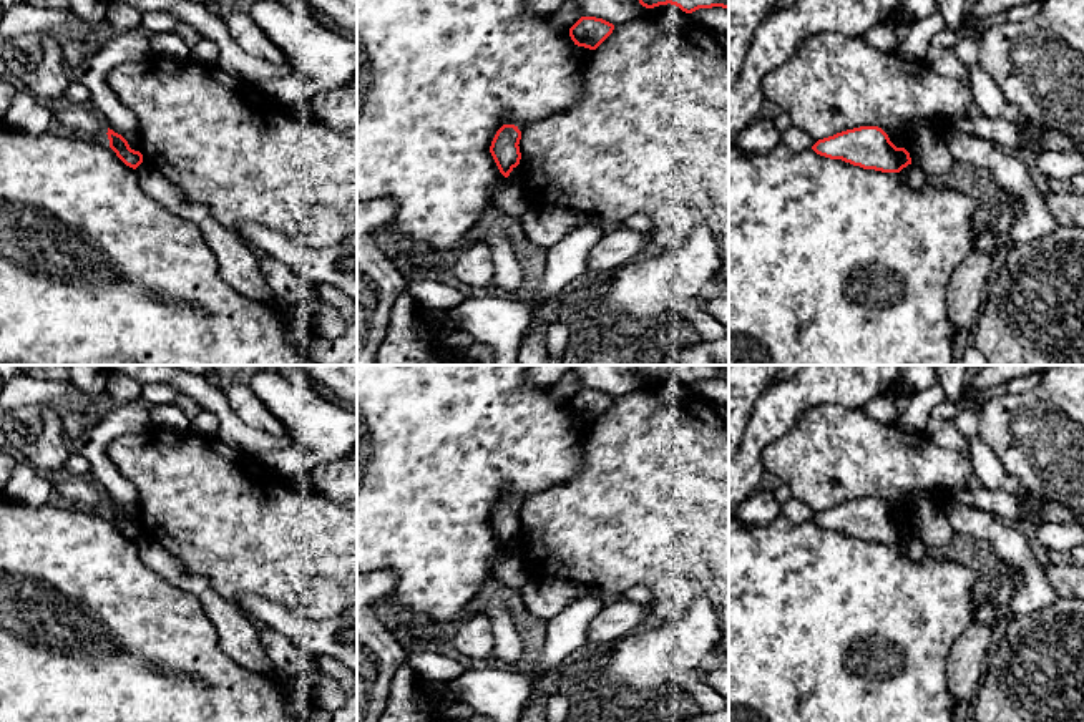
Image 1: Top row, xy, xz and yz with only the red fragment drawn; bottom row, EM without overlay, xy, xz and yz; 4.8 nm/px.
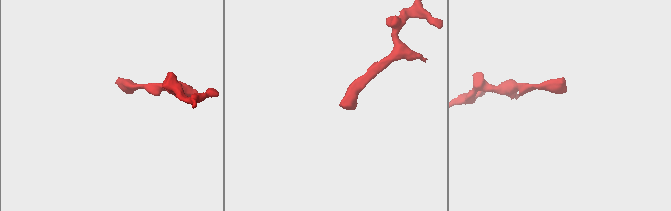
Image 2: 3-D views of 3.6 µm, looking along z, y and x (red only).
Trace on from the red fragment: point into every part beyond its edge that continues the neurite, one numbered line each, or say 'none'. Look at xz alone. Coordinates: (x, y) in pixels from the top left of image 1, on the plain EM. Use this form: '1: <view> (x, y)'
none

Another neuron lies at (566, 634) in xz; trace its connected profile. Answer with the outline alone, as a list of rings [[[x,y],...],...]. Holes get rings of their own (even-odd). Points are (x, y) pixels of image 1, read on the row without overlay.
[[[579,596],[569,607],[548,621],[546,641],[535,669],[536,676],[563,667],[588,647],[588,631],[603,604],[594,596]]]

